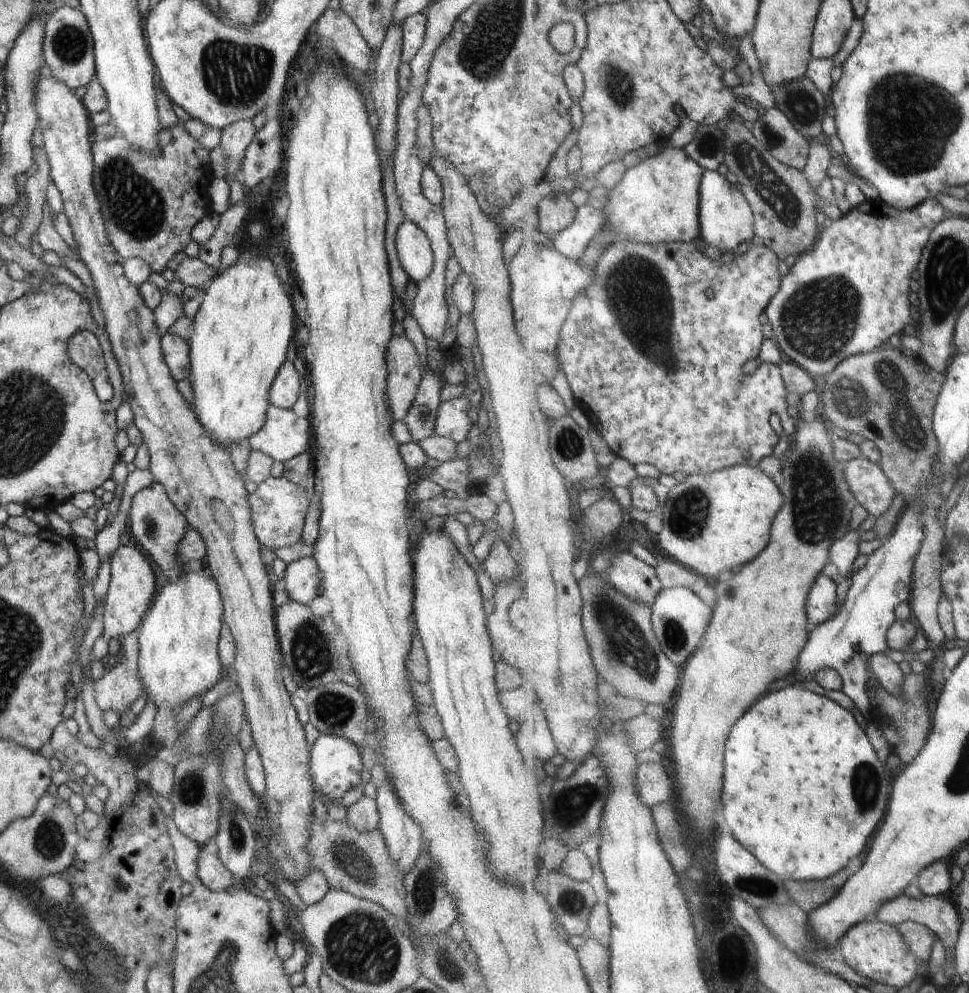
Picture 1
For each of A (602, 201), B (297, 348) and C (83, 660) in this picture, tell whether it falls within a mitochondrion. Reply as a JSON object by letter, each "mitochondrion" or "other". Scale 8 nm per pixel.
{"A":"other","B":"other","C":"other"}

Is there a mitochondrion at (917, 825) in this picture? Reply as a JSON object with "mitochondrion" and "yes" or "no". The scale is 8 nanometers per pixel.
{"mitochondrion":"no"}

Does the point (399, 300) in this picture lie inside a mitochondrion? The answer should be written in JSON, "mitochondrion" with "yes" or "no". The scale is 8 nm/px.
{"mitochondrion":"no"}

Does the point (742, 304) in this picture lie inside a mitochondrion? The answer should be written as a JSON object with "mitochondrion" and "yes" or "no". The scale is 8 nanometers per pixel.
{"mitochondrion":"no"}

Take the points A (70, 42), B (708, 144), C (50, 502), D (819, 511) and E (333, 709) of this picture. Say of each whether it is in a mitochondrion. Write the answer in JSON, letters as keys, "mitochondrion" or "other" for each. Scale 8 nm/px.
{"A":"mitochondrion","B":"mitochondrion","C":"other","D":"mitochondrion","E":"mitochondrion"}

